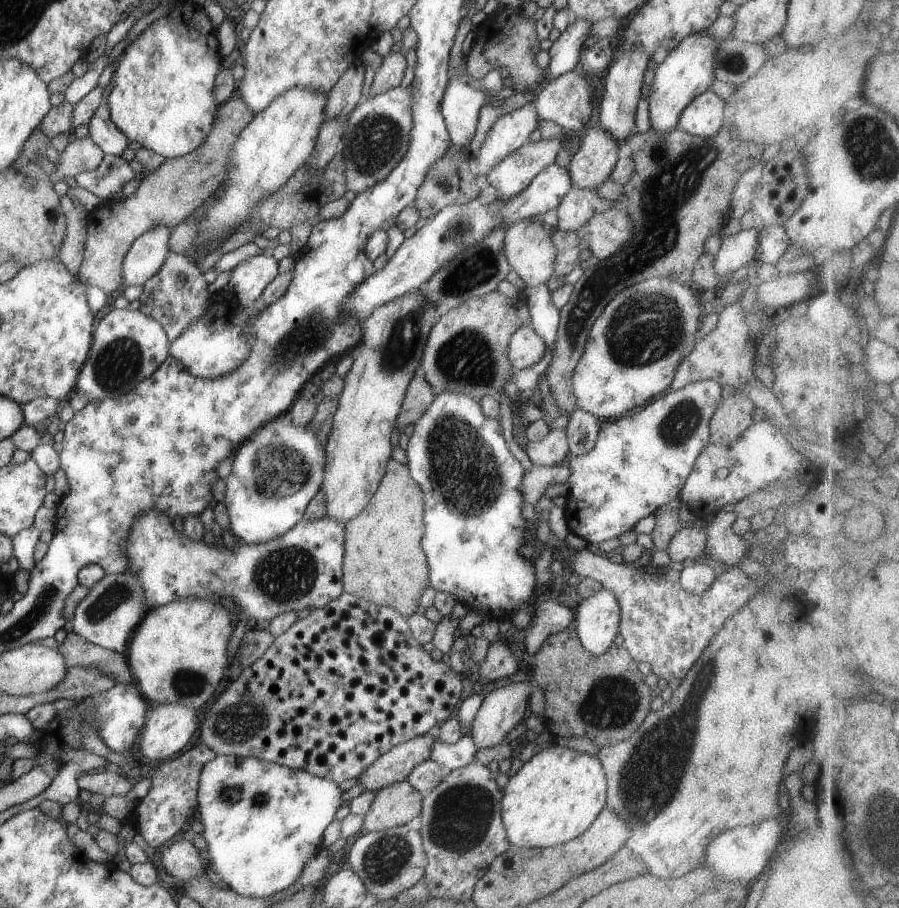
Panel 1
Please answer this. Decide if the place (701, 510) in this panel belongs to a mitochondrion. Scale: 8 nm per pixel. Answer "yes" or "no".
no

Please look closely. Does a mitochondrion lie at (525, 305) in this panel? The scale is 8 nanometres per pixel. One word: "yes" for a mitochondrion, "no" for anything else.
no

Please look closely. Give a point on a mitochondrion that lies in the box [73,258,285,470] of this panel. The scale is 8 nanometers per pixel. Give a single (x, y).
(117, 365)

